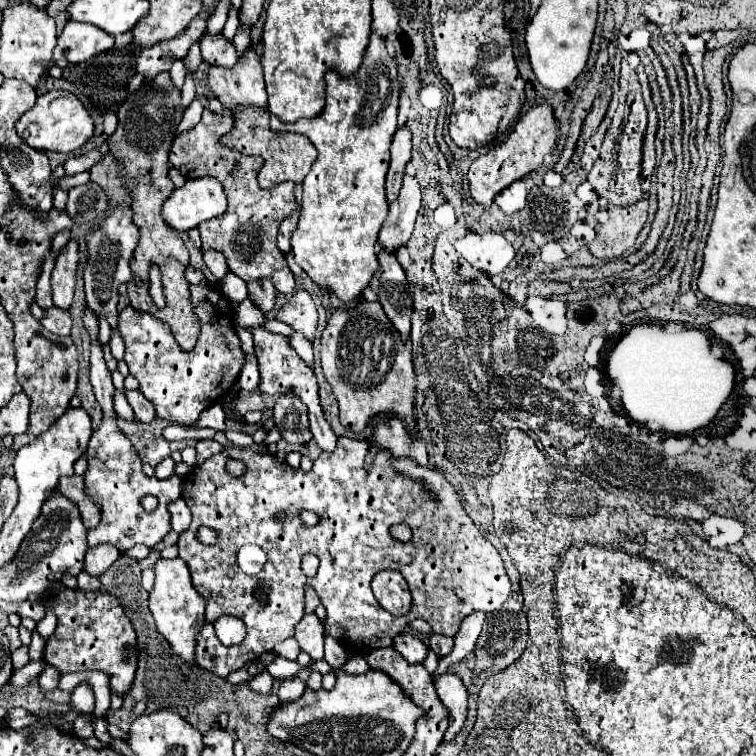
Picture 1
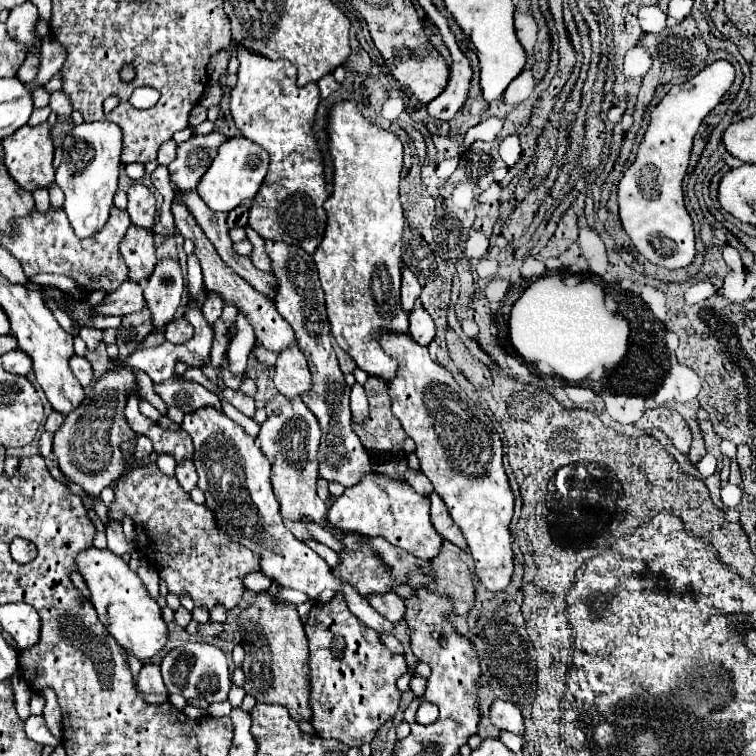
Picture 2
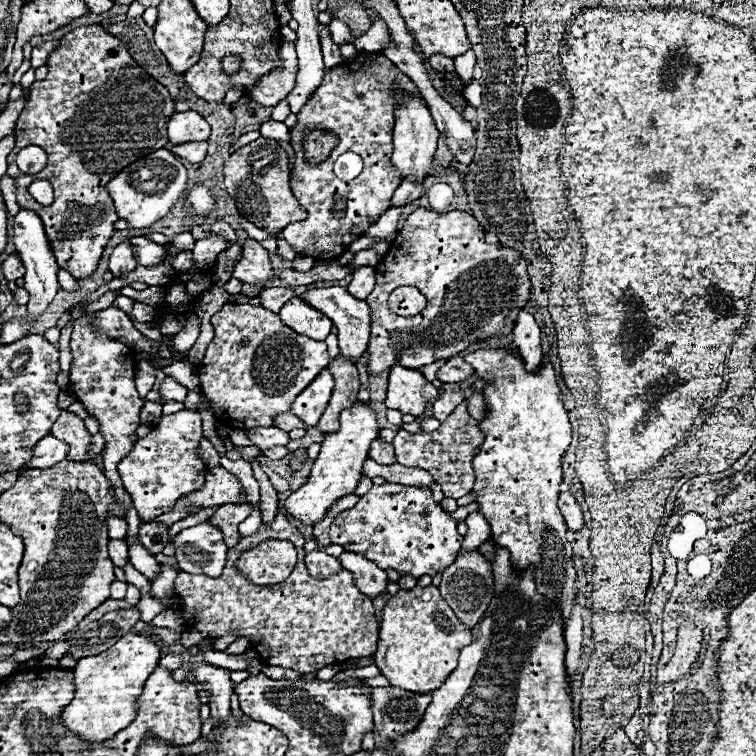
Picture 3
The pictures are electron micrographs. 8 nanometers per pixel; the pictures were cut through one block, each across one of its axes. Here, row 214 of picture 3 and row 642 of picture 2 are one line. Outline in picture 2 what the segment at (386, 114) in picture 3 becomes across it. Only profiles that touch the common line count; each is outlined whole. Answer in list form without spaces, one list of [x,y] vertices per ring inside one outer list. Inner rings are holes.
[[[342,592],[334,596],[328,604],[314,604],[308,616],[308,622],[304,624],[304,632],[310,644],[310,678],[312,678],[312,726],[318,736],[322,738],[334,738],[346,746],[362,746],[370,744],[376,736],[378,728],[390,720],[400,702],[400,690],[396,688],[396,680],[408,672],[408,664],[404,656],[392,654],[378,638],[378,632],[368,628],[364,622],[360,622],[346,606]]]

